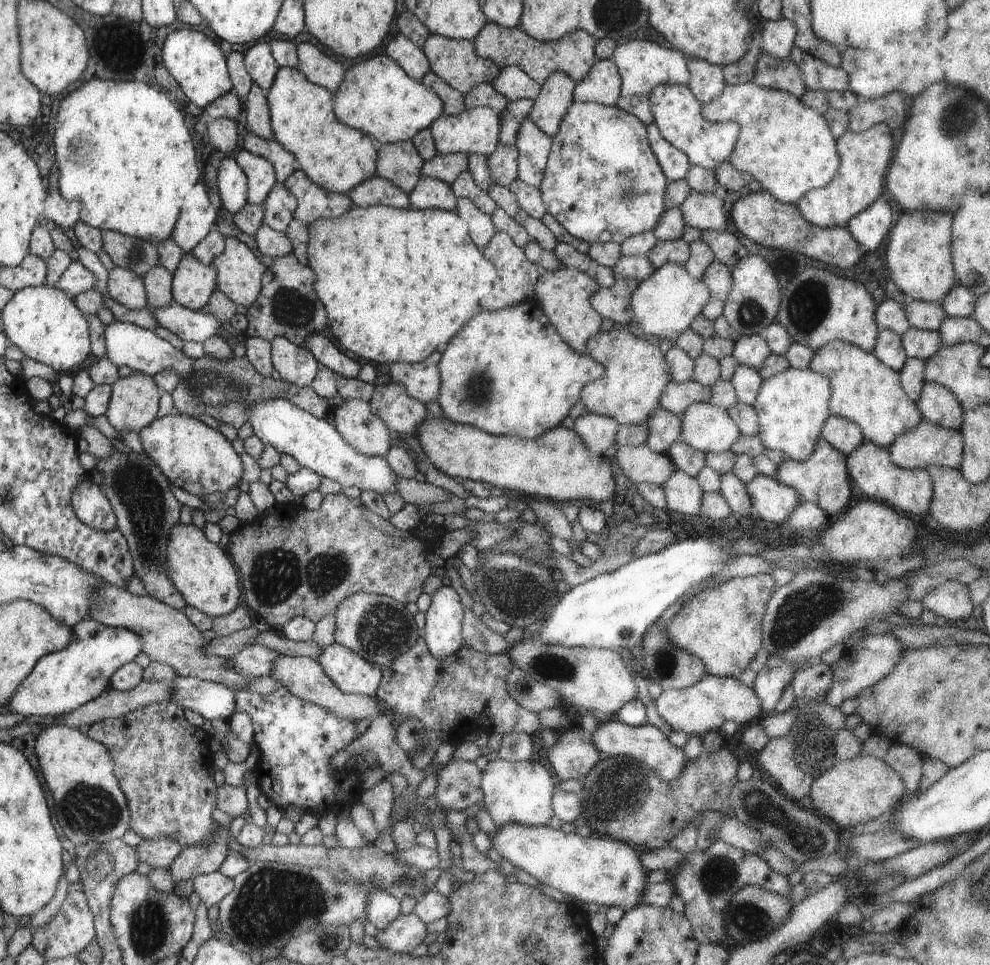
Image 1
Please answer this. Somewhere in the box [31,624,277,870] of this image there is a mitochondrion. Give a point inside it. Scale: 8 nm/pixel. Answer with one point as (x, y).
(89, 809)

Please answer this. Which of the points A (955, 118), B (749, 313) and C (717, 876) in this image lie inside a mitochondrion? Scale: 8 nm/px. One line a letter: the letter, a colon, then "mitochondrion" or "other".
A: mitochondrion
B: mitochondrion
C: mitochondrion

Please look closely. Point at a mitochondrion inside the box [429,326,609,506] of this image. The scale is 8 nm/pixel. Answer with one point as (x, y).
(479, 391)

